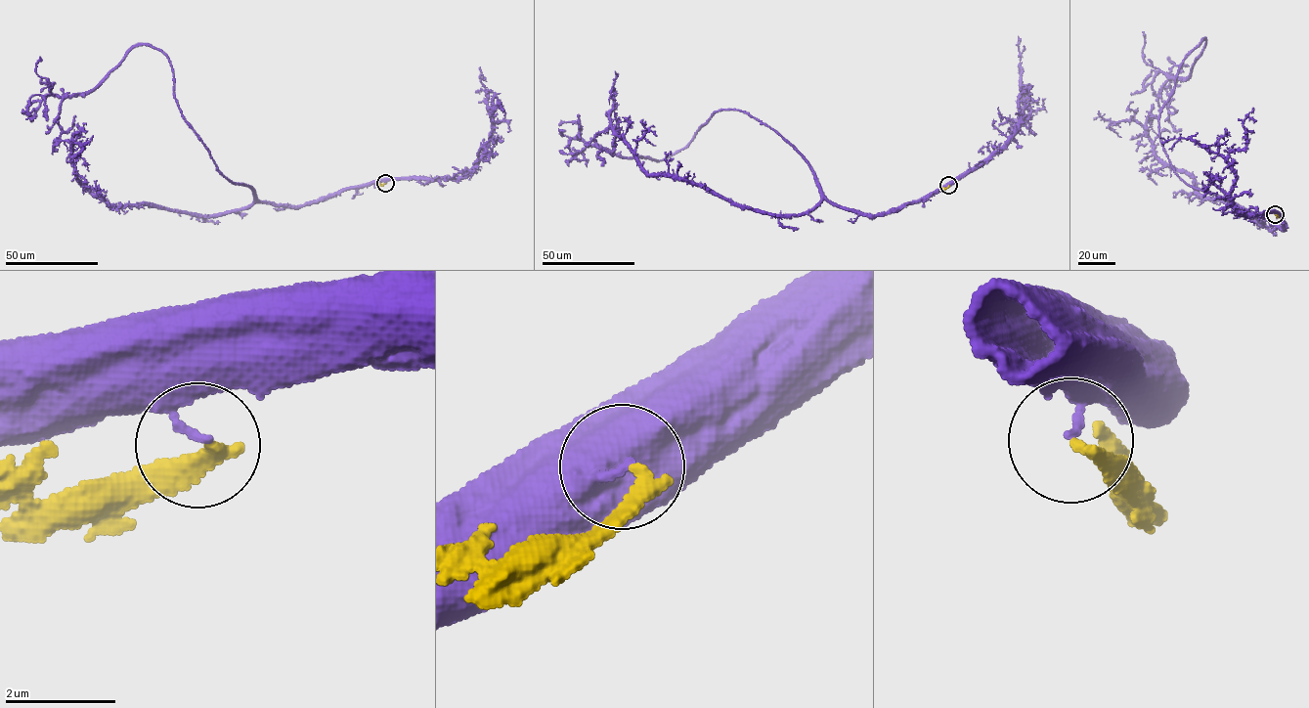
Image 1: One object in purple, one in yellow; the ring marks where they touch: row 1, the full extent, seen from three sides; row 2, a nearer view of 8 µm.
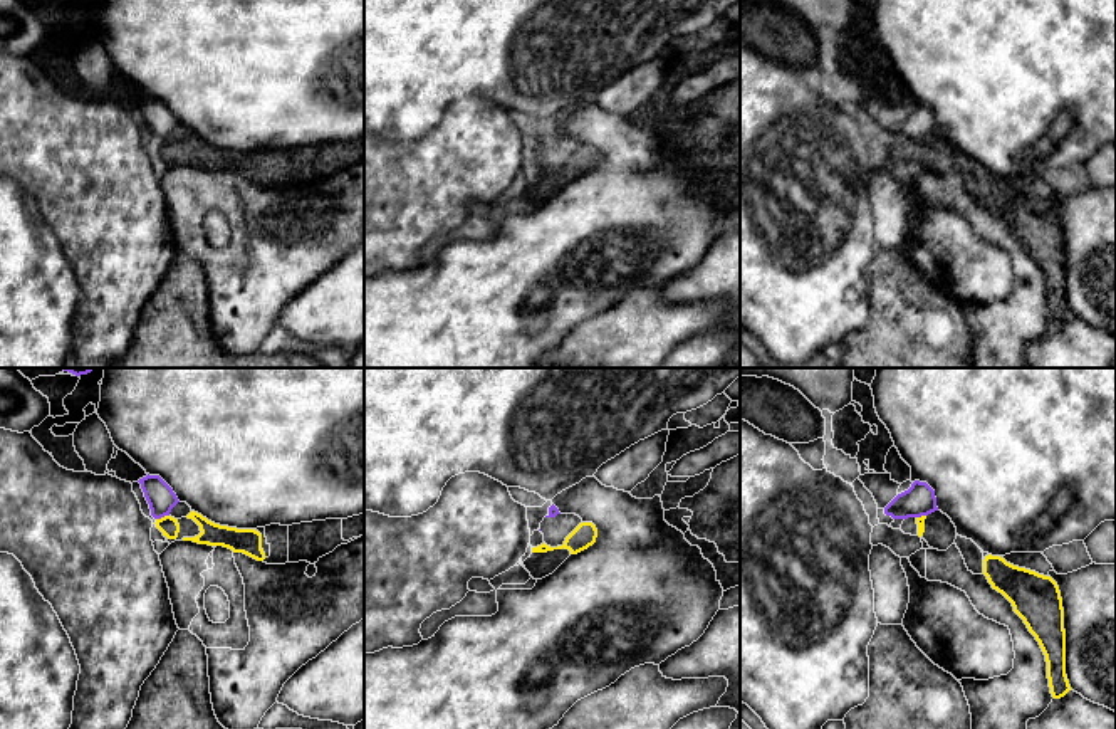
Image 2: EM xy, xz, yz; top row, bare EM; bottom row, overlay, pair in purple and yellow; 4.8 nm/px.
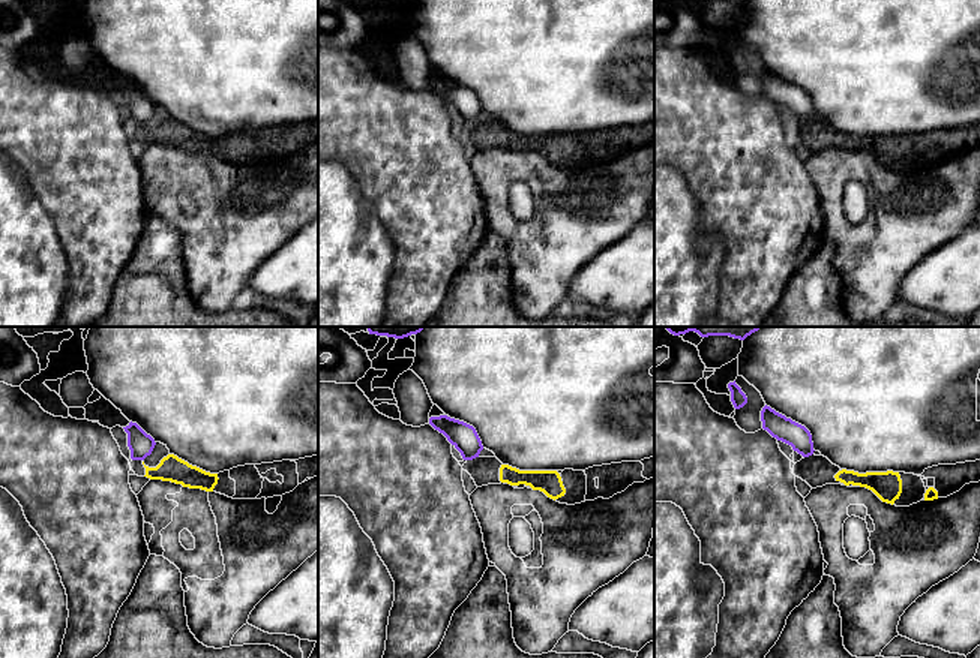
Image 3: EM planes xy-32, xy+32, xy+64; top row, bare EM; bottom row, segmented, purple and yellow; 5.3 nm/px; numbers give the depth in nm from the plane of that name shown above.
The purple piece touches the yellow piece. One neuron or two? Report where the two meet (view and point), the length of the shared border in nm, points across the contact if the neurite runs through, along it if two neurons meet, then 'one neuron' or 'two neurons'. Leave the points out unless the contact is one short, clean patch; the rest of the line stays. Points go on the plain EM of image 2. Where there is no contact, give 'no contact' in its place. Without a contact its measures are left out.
meets purple in xy at (161, 140); contact 70 nm long; border along xy (168, 138), (156, 143); two neurons

